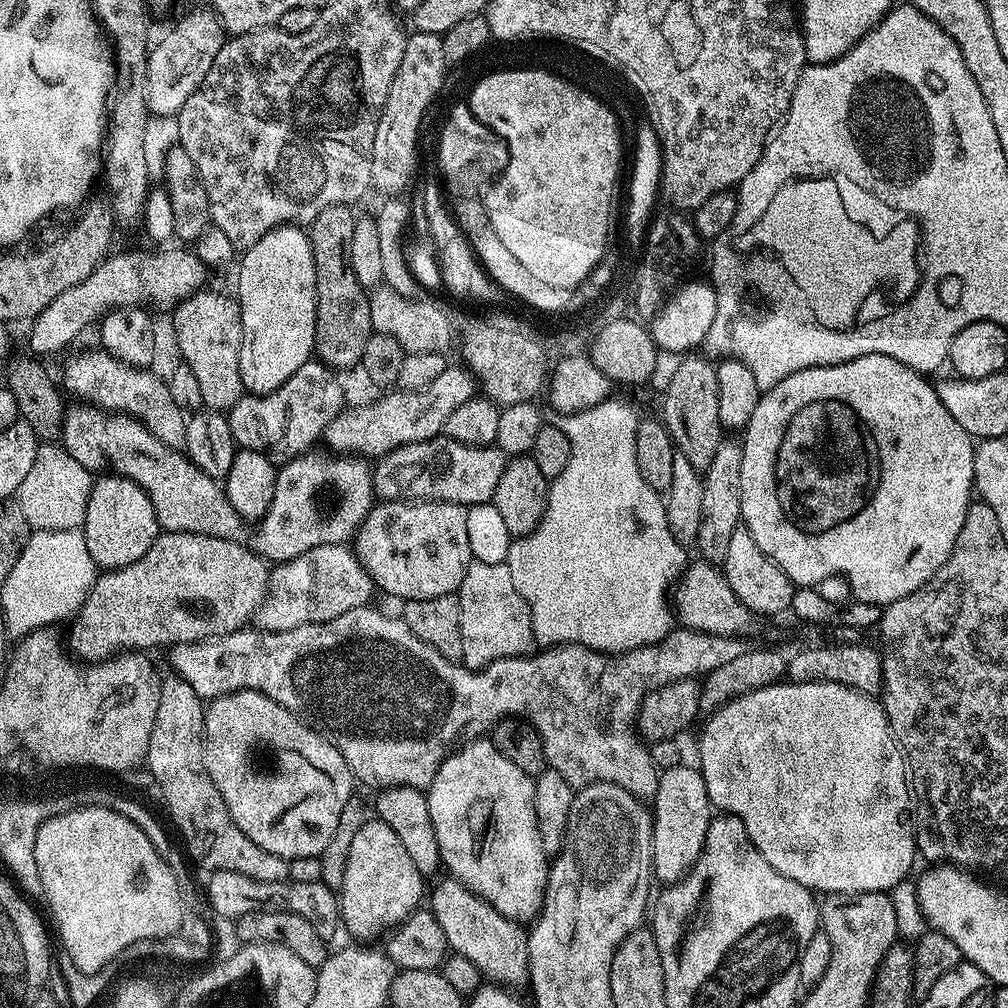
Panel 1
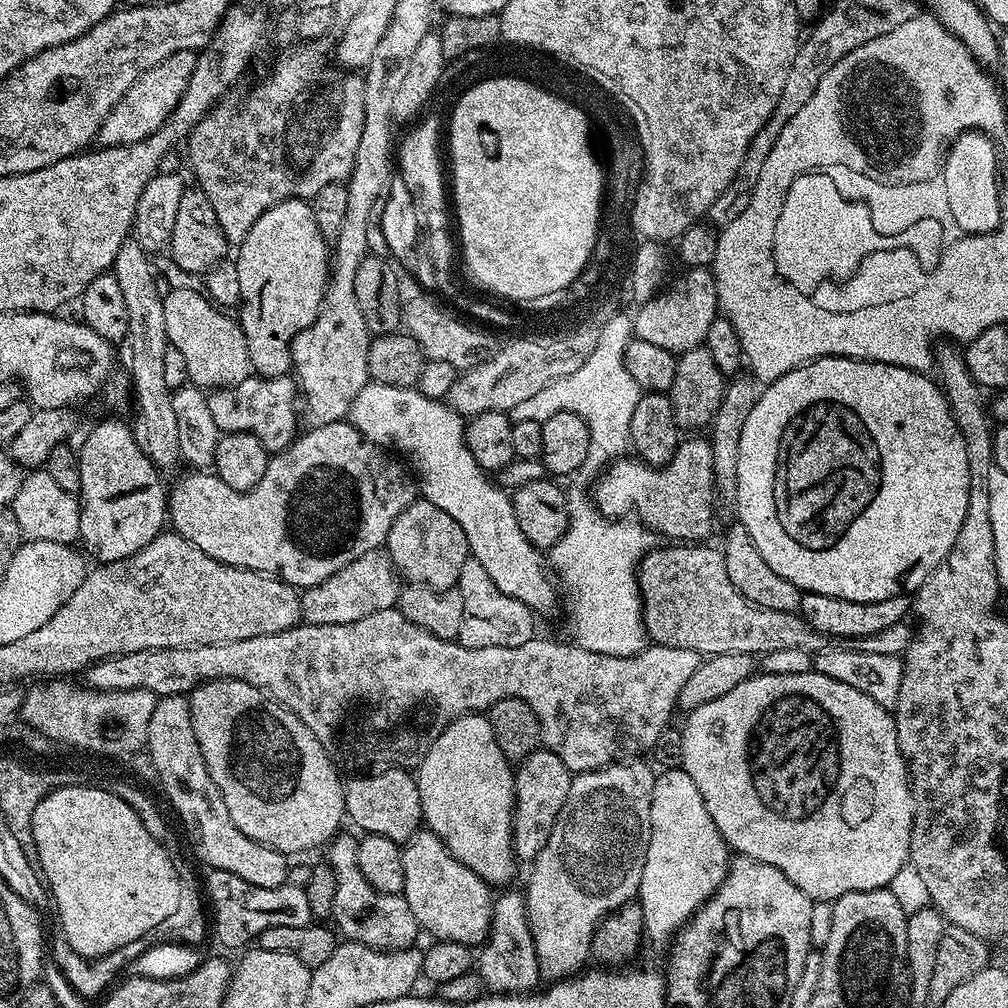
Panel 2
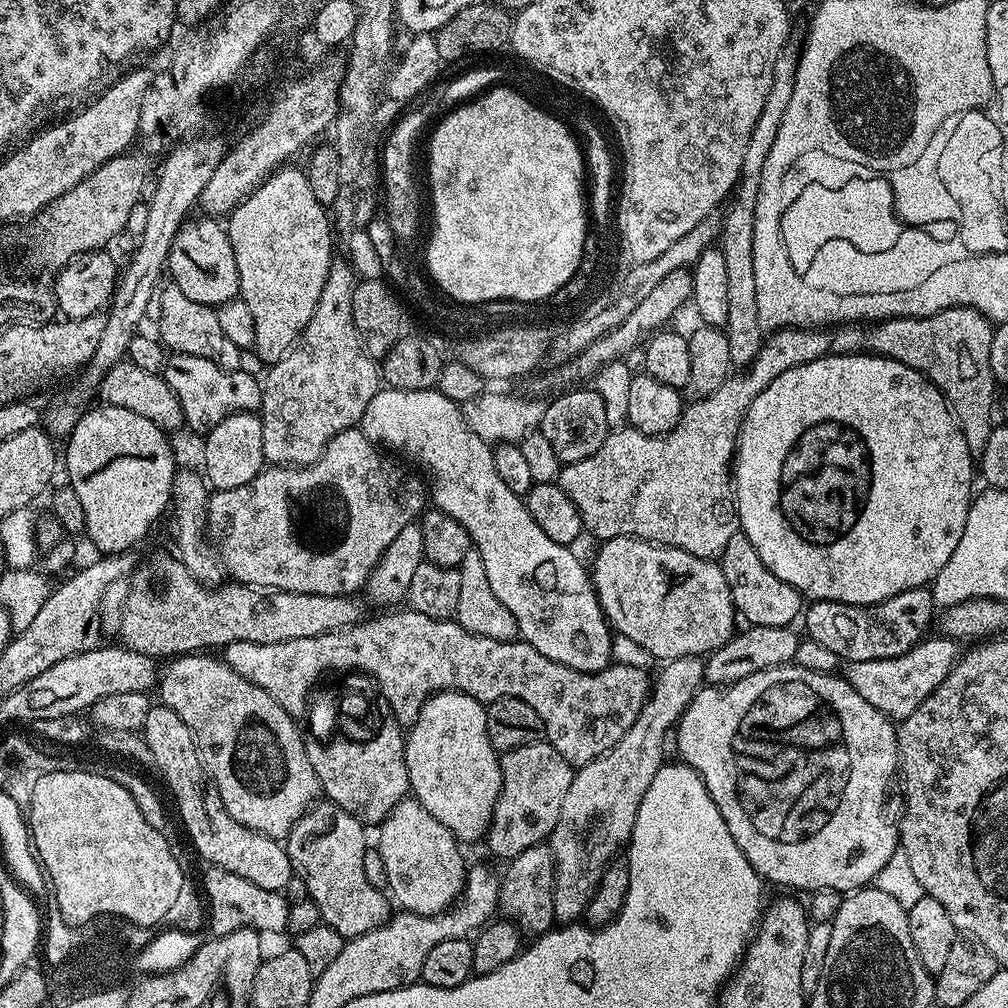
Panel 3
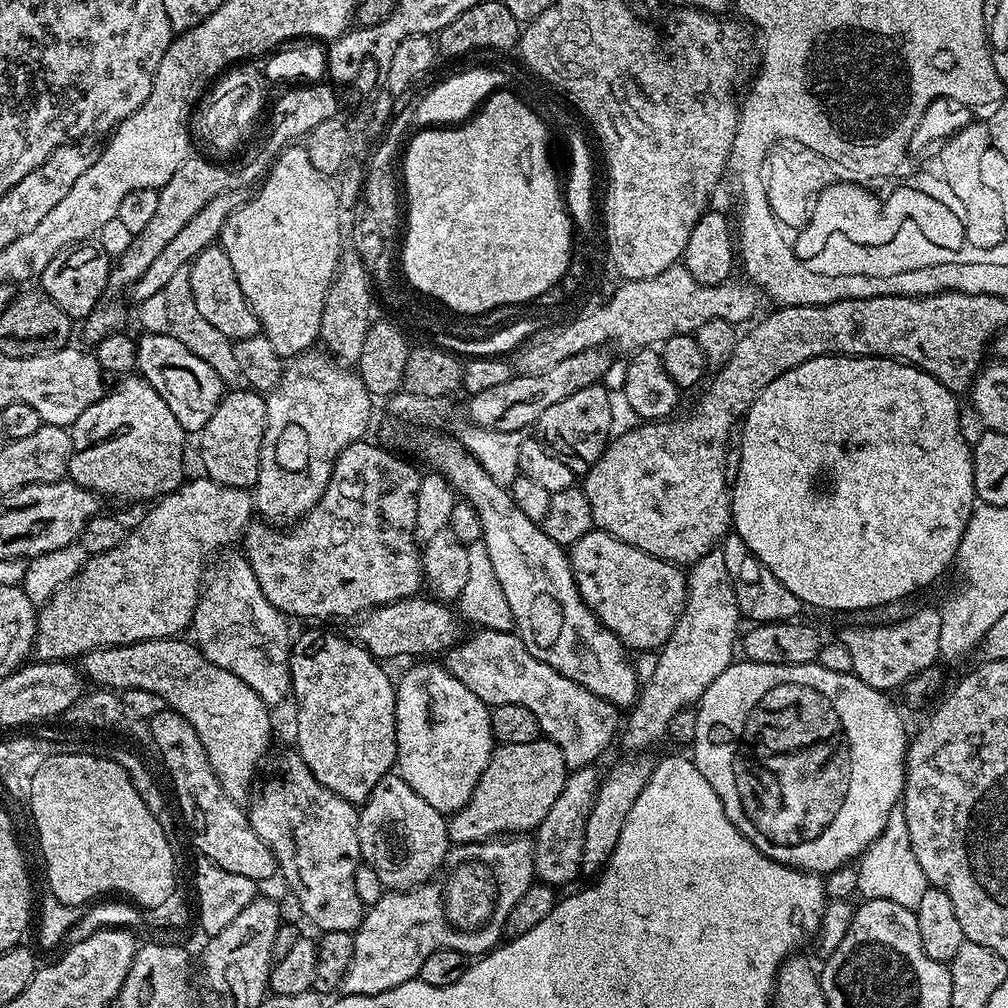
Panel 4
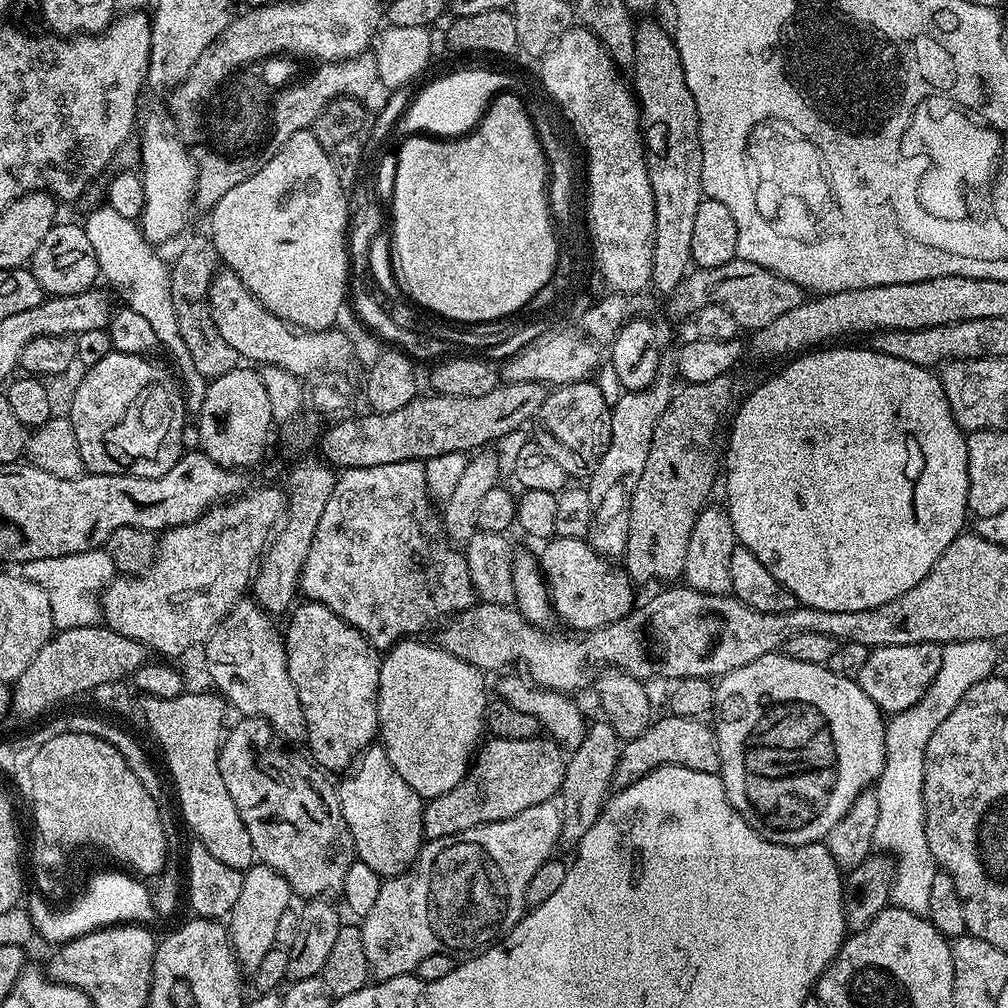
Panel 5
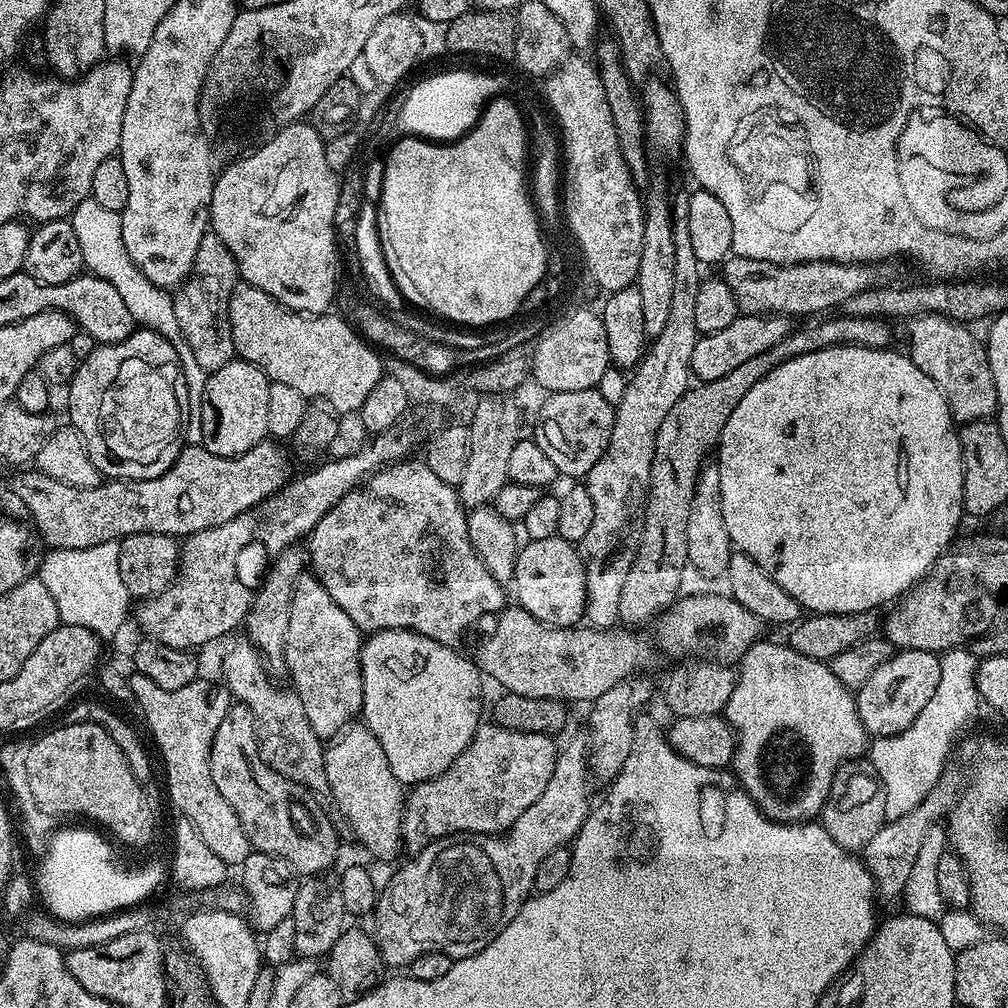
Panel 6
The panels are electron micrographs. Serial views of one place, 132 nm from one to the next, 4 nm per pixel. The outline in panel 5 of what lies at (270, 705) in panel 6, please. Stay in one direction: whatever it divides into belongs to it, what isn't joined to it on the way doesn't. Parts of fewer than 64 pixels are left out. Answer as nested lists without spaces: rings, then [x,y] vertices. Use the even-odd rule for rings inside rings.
[[[242,598],[226,614],[226,618],[210,633],[202,651],[208,659],[208,676],[213,680],[215,691],[223,696],[229,705],[232,704],[244,716],[257,716],[272,727],[277,737],[285,736],[288,740],[305,739],[304,715],[302,702],[298,702],[298,690],[290,678],[288,659],[284,649],[284,636],[272,625],[273,617],[265,612],[255,599]]]

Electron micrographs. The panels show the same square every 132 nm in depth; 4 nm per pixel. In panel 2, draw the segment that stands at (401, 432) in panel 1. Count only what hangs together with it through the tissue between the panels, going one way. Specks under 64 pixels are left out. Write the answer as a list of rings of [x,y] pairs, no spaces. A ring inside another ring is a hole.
[[[591,326],[577,328],[558,338],[543,339],[532,336],[528,340],[512,340],[505,348],[497,347],[491,357],[473,368],[463,369],[450,386],[446,403],[449,408],[465,418],[483,412],[507,412],[518,402],[533,397],[538,390],[550,388],[555,380],[577,375],[580,367],[594,350],[597,329]]]

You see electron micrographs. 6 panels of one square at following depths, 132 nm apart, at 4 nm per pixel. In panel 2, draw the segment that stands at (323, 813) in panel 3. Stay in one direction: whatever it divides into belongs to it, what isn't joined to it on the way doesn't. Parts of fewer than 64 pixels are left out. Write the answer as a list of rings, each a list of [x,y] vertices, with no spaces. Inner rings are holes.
[[[337,835],[326,848],[328,851],[326,863],[334,874],[336,887],[334,910],[330,917],[335,931],[345,941],[359,942],[380,952],[397,952],[403,948],[413,947],[417,943],[416,939],[422,936],[418,918],[414,918],[414,910],[410,910],[403,894],[377,892],[374,886],[366,882],[358,866],[357,837],[344,835]]]

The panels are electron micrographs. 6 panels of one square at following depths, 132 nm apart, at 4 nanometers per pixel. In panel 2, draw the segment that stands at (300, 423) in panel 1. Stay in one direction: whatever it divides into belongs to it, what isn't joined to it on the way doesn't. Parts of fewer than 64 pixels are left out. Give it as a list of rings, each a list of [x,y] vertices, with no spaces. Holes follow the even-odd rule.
[[[250,375],[246,382],[238,382],[233,388],[217,388],[208,396],[210,414],[214,414],[214,426],[222,434],[249,432],[262,442],[270,454],[289,448],[298,435],[298,385],[291,375],[269,376]]]

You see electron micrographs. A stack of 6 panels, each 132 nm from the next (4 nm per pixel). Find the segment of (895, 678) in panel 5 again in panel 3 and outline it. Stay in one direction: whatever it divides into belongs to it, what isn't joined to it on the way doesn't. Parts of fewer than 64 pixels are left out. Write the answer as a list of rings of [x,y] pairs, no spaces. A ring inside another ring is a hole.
[[[925,586],[906,590],[889,600],[883,600],[877,604],[843,604],[833,600],[813,600],[803,609],[802,625],[806,631],[807,639],[820,643],[834,654],[839,656],[841,661],[847,662],[870,662],[876,658],[894,658],[898,654],[906,654],[915,644],[925,639],[924,632],[934,624],[934,605],[932,603],[931,587]]]

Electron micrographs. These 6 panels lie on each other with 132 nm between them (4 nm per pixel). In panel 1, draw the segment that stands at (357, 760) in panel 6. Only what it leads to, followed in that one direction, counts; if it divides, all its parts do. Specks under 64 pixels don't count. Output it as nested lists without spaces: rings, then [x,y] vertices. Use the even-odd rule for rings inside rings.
[[[439,880],[430,888],[430,911],[436,924],[442,928],[442,934],[446,934],[449,949],[470,958],[485,981],[502,983],[518,990],[525,987],[528,984],[528,933],[525,925],[515,924],[510,918],[498,914],[490,902],[478,898],[478,894],[457,880]]]

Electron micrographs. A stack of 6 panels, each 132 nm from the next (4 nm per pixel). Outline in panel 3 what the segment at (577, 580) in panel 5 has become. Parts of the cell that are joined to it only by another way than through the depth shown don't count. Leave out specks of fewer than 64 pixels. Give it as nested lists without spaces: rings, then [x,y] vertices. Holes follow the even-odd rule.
[[[637,536],[610,538],[599,547],[592,564],[590,560],[590,579],[604,618],[619,635],[630,638],[630,642],[638,642],[642,650],[652,655],[653,661],[707,657],[737,631],[738,613],[730,598],[730,586],[726,586],[726,574],[722,574],[716,560],[698,558],[686,550],[639,540]]]

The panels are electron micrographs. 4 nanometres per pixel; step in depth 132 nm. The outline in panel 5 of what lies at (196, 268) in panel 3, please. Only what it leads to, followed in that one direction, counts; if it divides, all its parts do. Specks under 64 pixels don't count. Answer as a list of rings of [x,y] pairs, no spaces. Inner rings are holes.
[[[221,267],[216,271],[210,282],[208,301],[218,334],[222,334],[237,354],[253,365],[273,364],[290,374],[308,378],[313,374],[326,373],[327,368],[344,368],[352,360],[354,345],[348,332],[306,332],[291,327],[285,320],[279,320],[270,310],[263,308],[234,270]]]

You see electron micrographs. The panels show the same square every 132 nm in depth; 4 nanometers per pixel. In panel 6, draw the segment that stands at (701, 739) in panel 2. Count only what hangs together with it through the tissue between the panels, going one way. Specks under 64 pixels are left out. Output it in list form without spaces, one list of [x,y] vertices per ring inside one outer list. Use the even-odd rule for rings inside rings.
[[[767,638],[757,640],[756,643],[749,646],[746,654],[740,657],[734,694],[730,694],[730,702],[726,702],[722,715],[732,725],[732,729],[736,731],[736,759],[734,761],[736,779],[750,794],[750,798],[759,806],[761,812],[769,816],[771,820],[780,821],[781,824],[808,822],[819,817],[828,797],[836,769],[849,760],[863,757],[866,752],[866,745],[870,740],[856,713],[855,695],[846,686],[842,686],[842,682],[838,682],[838,678],[834,678],[834,674],[828,669],[825,661],[806,658],[802,654],[798,654],[793,648],[788,647],[787,643],[775,644],[774,641],[767,640]]]

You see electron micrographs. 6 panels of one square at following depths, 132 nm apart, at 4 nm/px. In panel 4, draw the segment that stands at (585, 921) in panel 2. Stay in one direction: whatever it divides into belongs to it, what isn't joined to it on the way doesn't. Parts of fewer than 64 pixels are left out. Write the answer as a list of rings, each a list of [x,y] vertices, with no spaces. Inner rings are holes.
[[[713,550],[698,558],[687,569],[686,579],[688,601],[670,638],[659,649],[654,675],[650,677],[650,682],[642,685],[622,728],[622,740],[624,736],[625,746],[636,748],[632,750],[648,750],[651,744],[658,743],[680,708],[691,709],[708,689],[710,682],[714,682],[722,670],[734,663],[732,651],[738,648],[742,617],[723,551]]]

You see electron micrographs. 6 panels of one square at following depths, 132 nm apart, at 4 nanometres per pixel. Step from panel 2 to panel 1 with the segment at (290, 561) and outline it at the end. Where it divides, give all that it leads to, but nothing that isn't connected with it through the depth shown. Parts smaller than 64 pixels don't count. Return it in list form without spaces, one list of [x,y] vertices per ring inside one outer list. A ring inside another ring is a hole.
[[[83,402],[73,403],[73,408],[70,407],[64,413],[64,430],[62,433],[62,446],[69,452],[74,458],[74,462],[82,462],[82,466],[86,466],[89,472],[93,474],[100,474],[107,470],[109,473],[125,476],[128,480],[132,480],[138,486],[142,486],[142,490],[150,498],[150,502],[154,506],[154,514],[156,520],[160,523],[161,529],[166,532],[189,532],[190,534],[202,534],[203,536],[209,536],[210,538],[226,538],[227,540],[235,540],[241,534],[240,527],[242,527],[242,521],[240,515],[234,510],[234,506],[230,506],[230,502],[226,498],[223,487],[213,477],[208,476],[193,460],[189,460],[187,455],[183,451],[166,446],[166,442],[162,442],[158,438],[154,438],[154,434],[150,434],[150,430],[142,421],[136,420],[132,416],[125,416],[123,414],[109,414],[104,411],[103,408],[93,408],[91,404],[85,404]],[[309,450],[302,456],[296,456],[277,471],[274,498],[266,515],[255,525],[256,533],[250,541],[251,547],[259,552],[265,561],[293,560],[306,554],[306,550],[314,550],[314,546],[347,545],[355,537],[360,523],[374,507],[377,494],[376,486],[372,483],[373,465],[367,459],[351,454],[316,451]]]

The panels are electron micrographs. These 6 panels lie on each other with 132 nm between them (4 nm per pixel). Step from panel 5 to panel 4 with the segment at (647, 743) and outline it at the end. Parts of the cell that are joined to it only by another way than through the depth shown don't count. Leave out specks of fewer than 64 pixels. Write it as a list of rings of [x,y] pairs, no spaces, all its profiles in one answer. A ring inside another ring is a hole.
[[[636,754],[633,760],[604,772],[599,788],[596,789],[596,800],[592,804],[590,814],[584,819],[584,849],[582,850],[581,869],[585,873],[599,873],[607,864],[610,854],[614,854],[614,846],[618,846],[618,838],[622,834],[622,826],[626,822],[626,814],[630,814],[630,806],[642,794],[646,782],[652,776],[654,760],[648,754]]]

